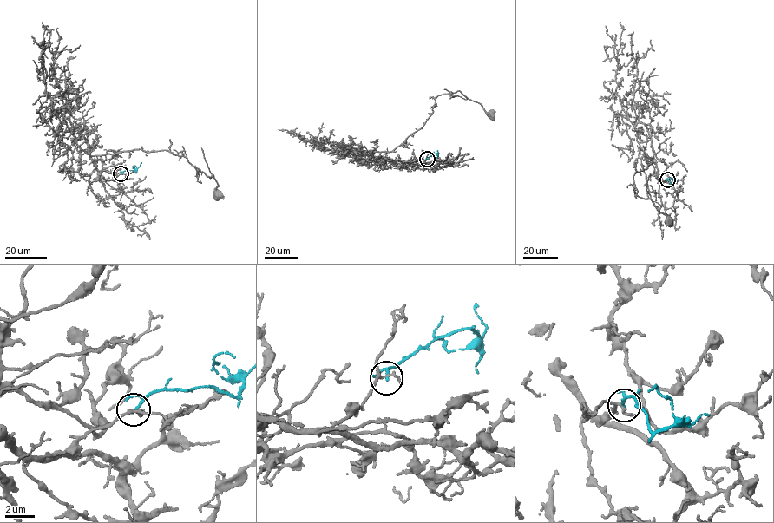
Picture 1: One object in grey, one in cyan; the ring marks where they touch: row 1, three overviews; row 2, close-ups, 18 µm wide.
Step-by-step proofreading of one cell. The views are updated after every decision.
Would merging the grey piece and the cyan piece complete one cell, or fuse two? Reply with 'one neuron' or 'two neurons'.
two neurons

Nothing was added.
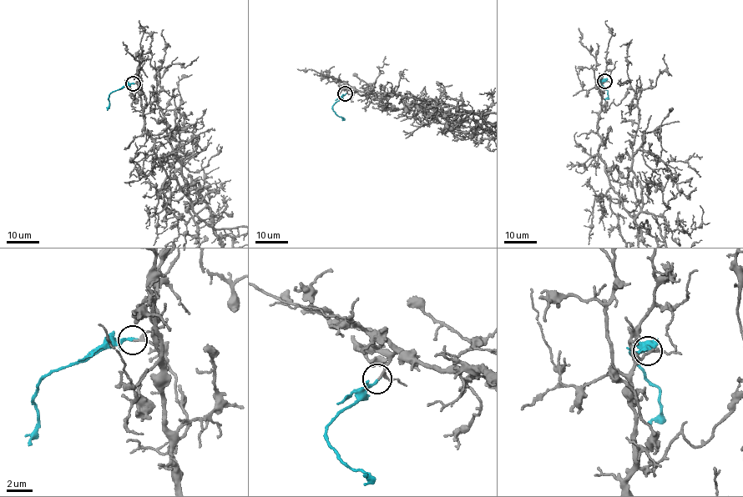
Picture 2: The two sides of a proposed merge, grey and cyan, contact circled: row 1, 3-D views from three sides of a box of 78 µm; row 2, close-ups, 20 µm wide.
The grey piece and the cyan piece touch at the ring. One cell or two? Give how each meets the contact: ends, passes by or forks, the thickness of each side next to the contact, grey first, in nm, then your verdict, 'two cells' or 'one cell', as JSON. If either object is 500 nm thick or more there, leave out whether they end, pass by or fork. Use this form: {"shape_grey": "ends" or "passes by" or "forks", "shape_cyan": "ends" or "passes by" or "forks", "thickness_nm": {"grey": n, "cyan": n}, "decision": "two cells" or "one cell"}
{"shape_grey": "passes by", "shape_cyan": "ends", "thickness_nm": {"grey": 150, "cyan": 240}, "decision": "one cell"}

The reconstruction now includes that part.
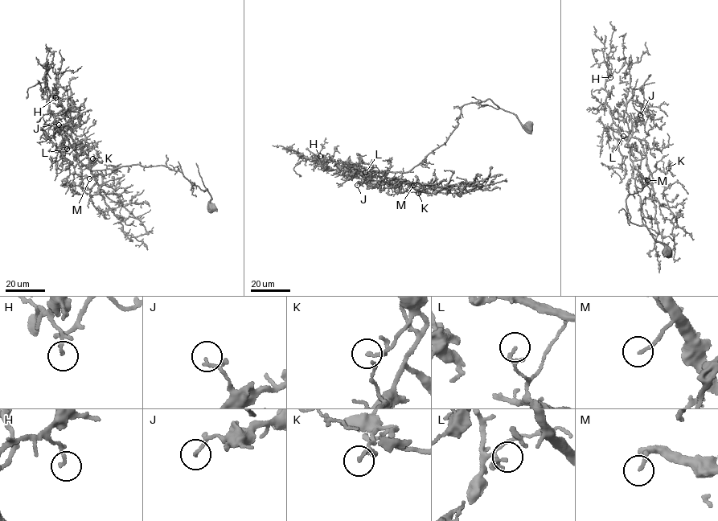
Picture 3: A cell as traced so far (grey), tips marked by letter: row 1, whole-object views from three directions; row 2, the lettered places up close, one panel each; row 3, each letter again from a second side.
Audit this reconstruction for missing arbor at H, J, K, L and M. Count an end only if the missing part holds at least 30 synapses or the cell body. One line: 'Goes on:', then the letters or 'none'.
Goes on: M

